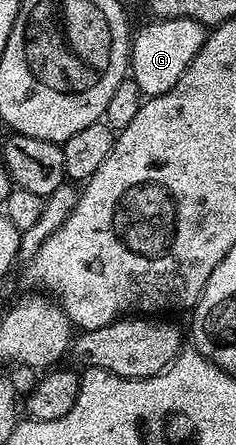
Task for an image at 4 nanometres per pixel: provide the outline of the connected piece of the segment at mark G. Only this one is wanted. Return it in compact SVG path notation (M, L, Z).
M181 18L180 20L150 20L142 31L135 33L130 47L129 73L132 75L143 95L153 96L168 92L180 76L184 76L184 68L192 64L196 52L204 44L207 31L196 20Z

